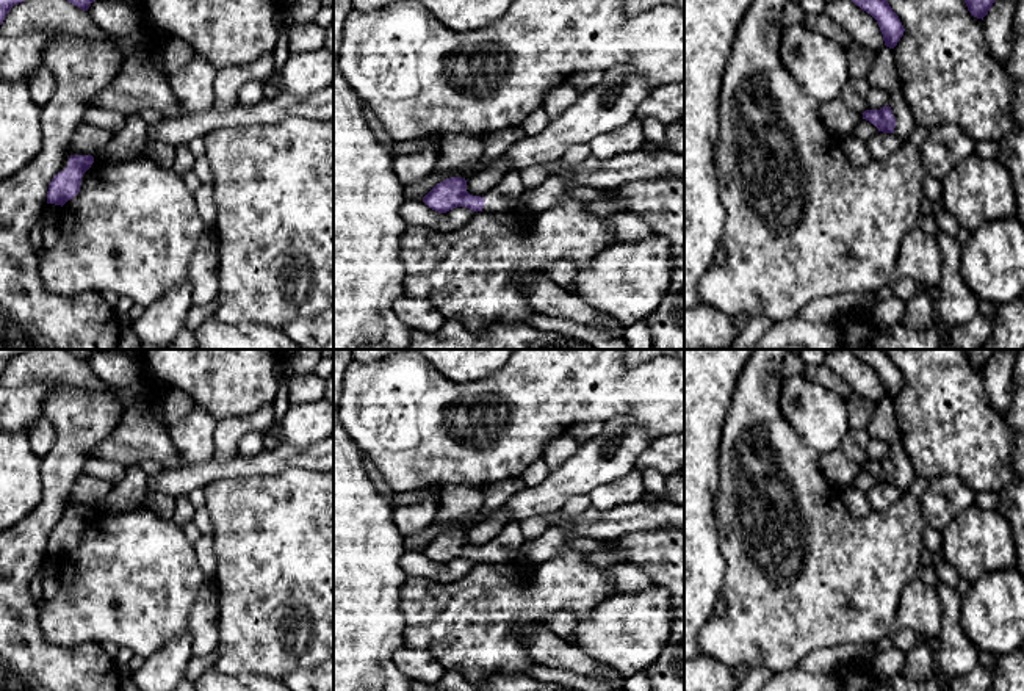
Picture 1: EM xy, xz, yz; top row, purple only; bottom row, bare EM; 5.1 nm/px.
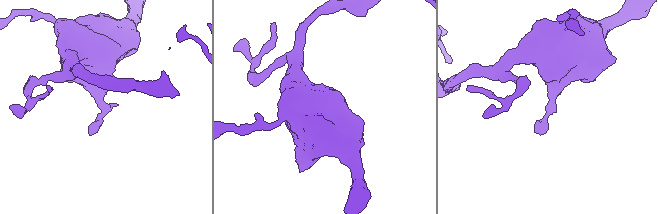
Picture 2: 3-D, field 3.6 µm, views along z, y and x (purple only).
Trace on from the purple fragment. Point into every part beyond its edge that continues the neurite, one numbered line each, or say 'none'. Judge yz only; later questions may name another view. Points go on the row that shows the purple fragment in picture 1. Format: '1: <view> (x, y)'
none

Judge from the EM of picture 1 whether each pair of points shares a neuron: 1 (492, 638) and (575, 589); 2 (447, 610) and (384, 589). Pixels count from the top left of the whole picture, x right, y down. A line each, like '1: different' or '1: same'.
1: same
2: different

